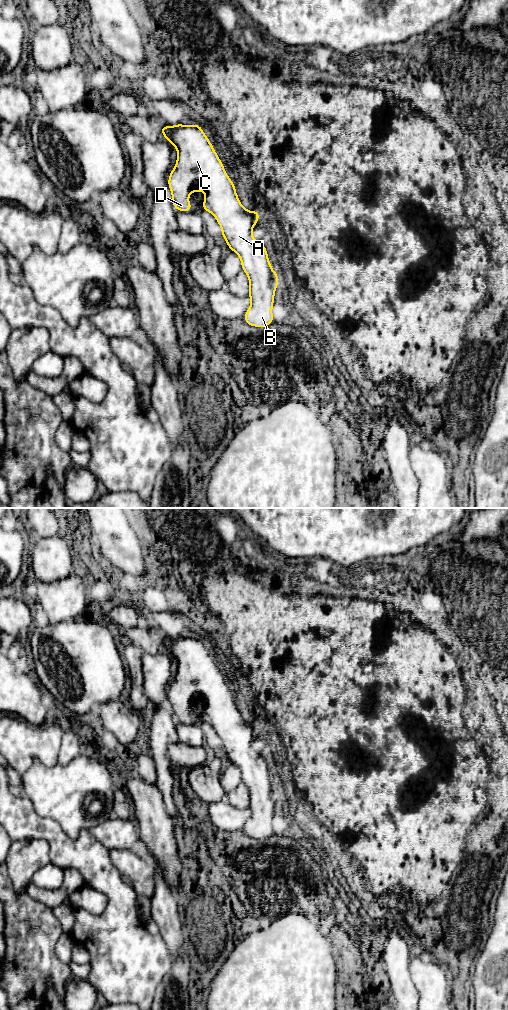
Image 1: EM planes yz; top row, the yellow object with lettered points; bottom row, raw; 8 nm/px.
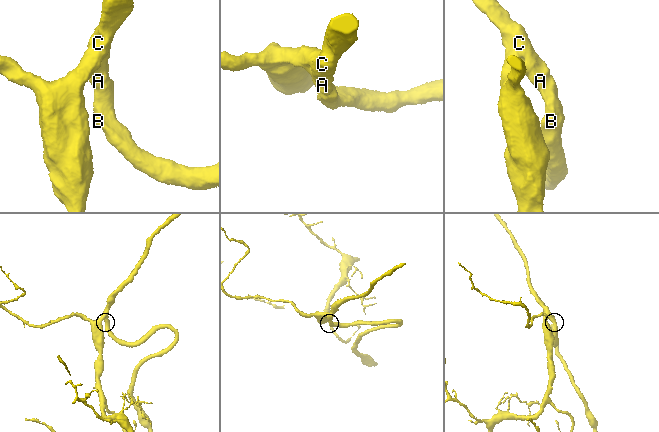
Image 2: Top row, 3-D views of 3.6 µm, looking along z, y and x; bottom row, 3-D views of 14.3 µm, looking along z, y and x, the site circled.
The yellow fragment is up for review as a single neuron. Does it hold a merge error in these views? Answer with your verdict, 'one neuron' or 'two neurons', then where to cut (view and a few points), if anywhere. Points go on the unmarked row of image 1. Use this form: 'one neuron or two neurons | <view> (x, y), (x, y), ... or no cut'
one neuron | no cut

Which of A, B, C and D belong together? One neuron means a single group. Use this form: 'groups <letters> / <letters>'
groups A B C D

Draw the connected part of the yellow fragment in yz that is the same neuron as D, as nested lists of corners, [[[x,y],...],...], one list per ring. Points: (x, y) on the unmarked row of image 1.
[[[176,636],[160,640],[160,645],[177,661],[177,673],[170,683],[168,691],[172,706],[172,715],[176,722],[188,724],[192,721],[189,707],[196,703],[205,706],[202,721],[210,724],[219,735],[229,761],[234,763],[242,776],[242,782],[249,790],[249,809],[251,817],[245,825],[244,832],[254,839],[270,837],[274,831],[272,820],[279,787],[273,782],[265,758],[252,748],[252,741],[259,733],[258,723],[248,723],[237,708],[235,696],[227,687],[224,678],[215,664],[212,656],[204,646],[201,638]]]

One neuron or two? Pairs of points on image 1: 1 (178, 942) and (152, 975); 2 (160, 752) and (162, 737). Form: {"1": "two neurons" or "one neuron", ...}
{"1": "two neurons", "2": "one neuron"}

